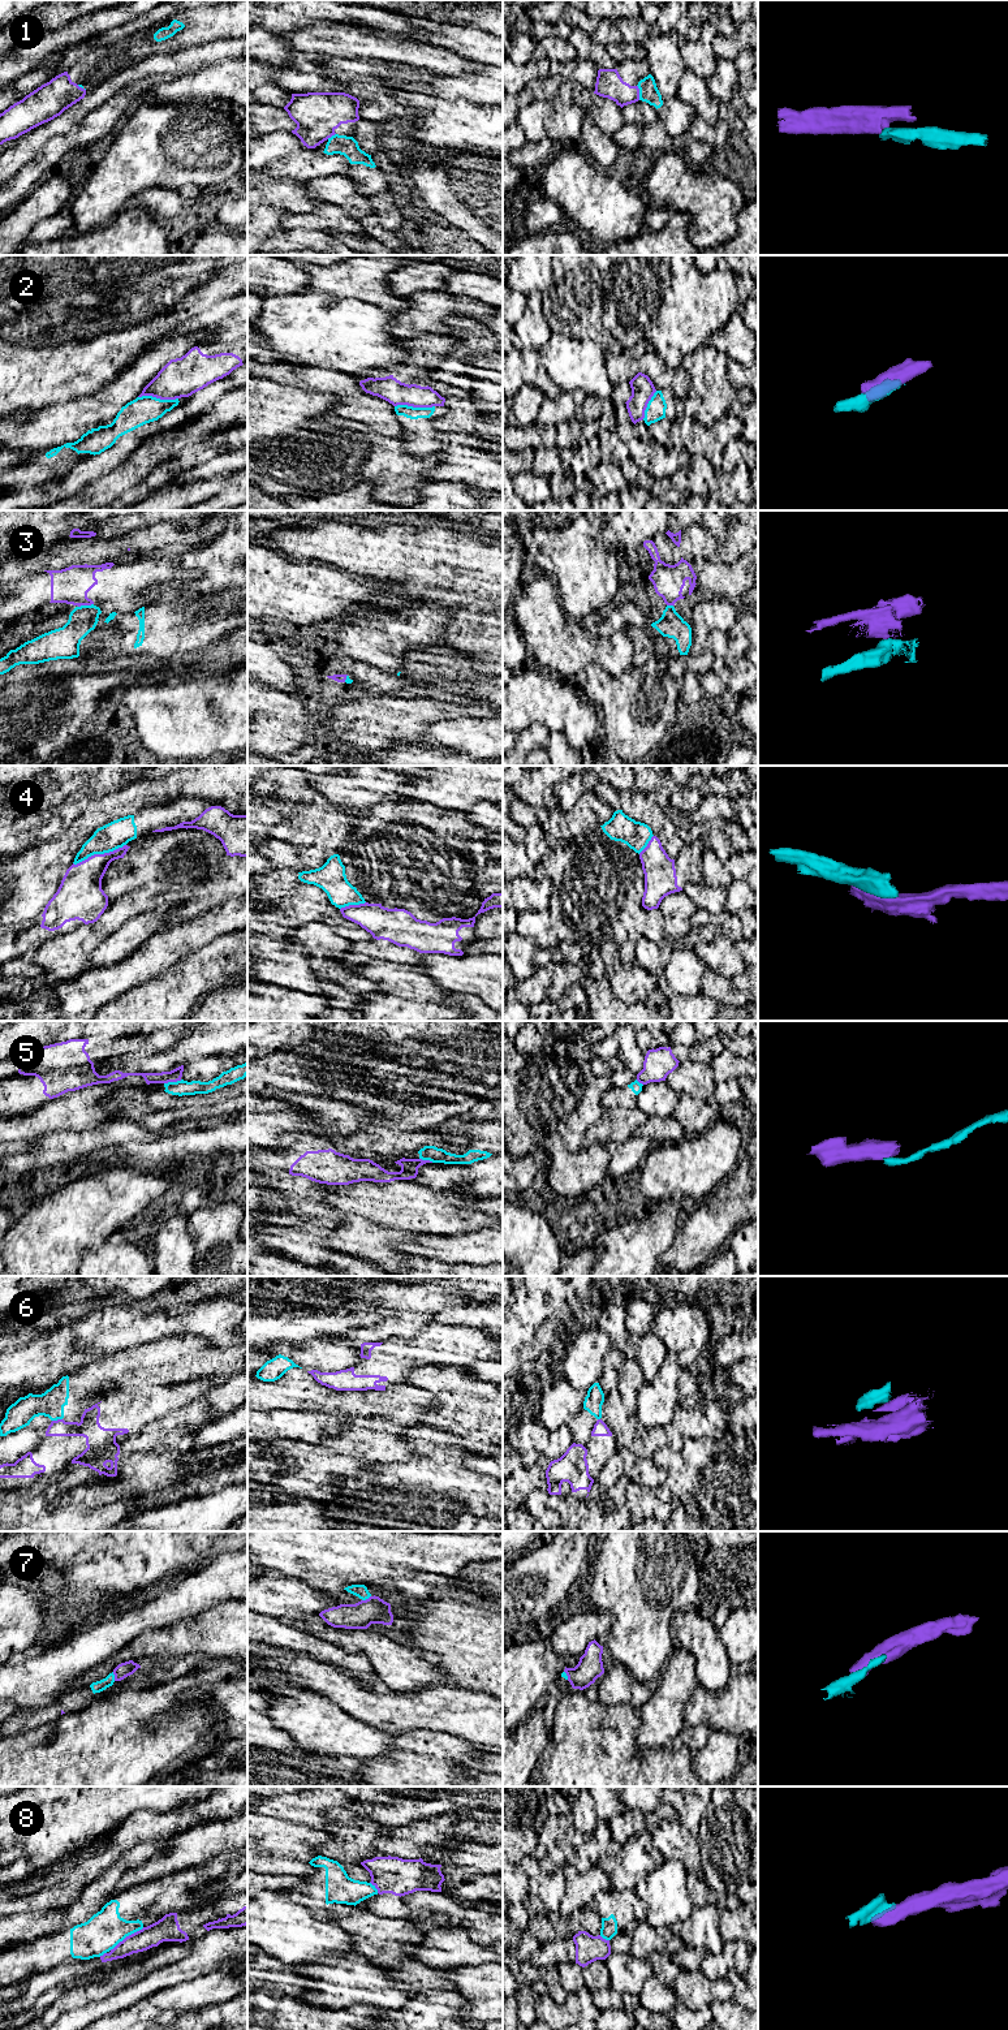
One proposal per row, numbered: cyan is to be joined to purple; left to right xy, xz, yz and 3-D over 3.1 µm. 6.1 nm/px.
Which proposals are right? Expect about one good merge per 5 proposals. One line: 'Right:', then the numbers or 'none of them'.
Right: 7

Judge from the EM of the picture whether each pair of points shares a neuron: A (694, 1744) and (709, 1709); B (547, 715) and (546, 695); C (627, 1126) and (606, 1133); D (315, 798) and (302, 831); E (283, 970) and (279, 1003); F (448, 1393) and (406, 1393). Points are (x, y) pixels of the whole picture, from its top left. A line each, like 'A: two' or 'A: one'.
A: two
B: one
C: one
D: one
E: two
F: two

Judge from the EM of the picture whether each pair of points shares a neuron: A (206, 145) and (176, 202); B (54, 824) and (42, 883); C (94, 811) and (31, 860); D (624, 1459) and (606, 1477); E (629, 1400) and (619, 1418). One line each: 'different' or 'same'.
A: different
B: different
C: same
D: same
E: different

